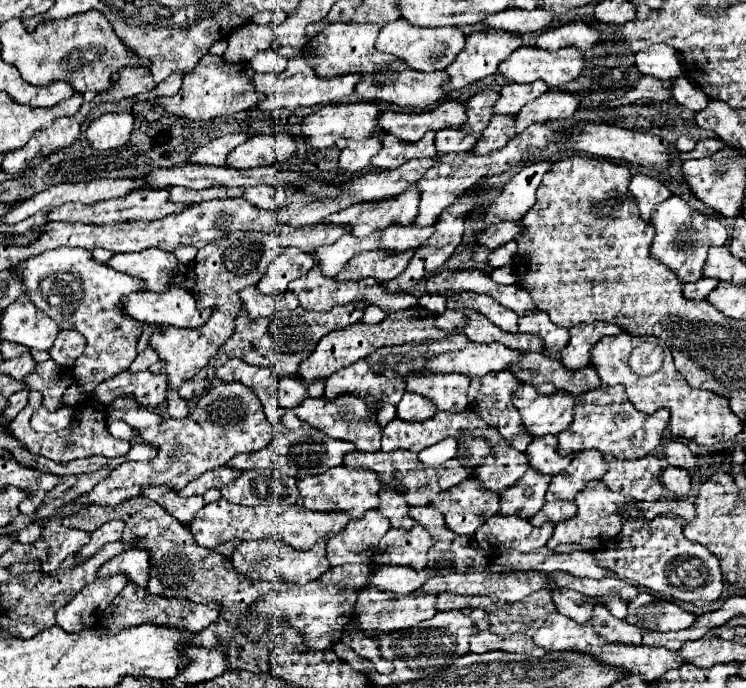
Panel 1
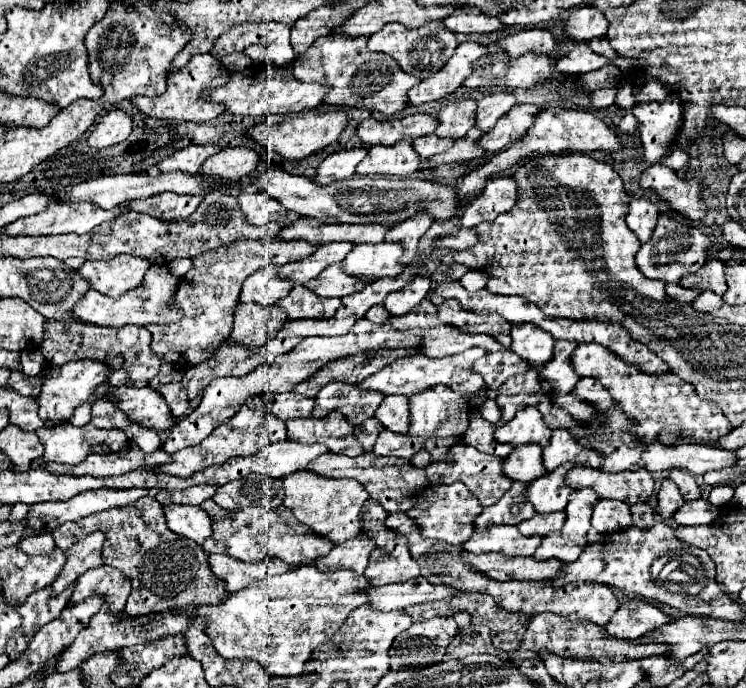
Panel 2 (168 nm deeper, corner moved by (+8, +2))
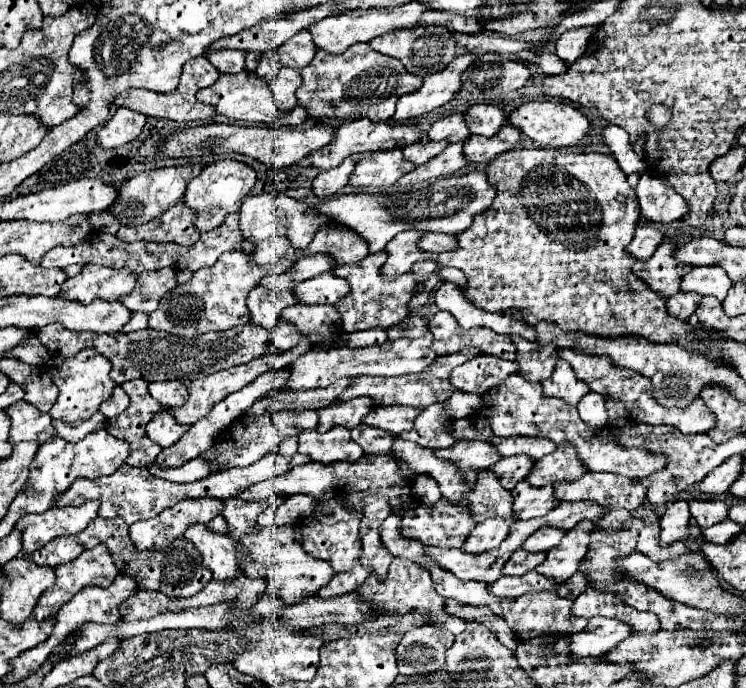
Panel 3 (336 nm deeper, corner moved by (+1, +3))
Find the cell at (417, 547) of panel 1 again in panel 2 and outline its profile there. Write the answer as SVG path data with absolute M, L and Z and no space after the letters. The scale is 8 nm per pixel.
M397 536L397 546L393 552L385 554L383 550L373 550L369 556L369 566L365 568L365 576L373 586L385 586L393 582L405 582L421 576L417 562L409 554L409 544L405 536Z

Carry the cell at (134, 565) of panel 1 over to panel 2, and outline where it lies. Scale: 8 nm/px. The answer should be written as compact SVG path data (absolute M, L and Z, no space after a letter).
M99 566L87 570L85 574L81 574L81 578L77 578L71 602L73 604L81 602L91 594L103 594L111 612L119 614L125 608L129 592L131 592L131 582L129 578L125 578L125 574L121 574L121 570L111 566Z

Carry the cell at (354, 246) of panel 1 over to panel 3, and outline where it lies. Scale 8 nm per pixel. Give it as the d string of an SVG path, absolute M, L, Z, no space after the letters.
M318 253L318 255L310 255L310 257L300 257L286 273L264 277L260 283L264 287L276 289L276 291L284 291L284 289L292 289L298 283L302 283L306 279L312 279L312 277L316 277L320 273L332 271L332 269L334 269L332 259L328 255Z

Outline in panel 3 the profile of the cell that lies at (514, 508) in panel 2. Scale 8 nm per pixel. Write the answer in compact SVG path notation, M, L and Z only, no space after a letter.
M494 517L494 519L488 519L488 521L476 525L472 529L472 533L468 535L468 541L464 543L462 549L472 555L480 555L480 553L498 549L500 543L504 541L504 537L508 535L508 529L514 521L516 521L516 517L514 519Z

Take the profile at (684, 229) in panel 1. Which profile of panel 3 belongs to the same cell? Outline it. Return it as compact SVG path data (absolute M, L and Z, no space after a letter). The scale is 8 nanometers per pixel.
M668 239L662 241L662 245L656 249L656 253L650 257L650 261L636 261L632 265L632 271L638 279L642 279L654 293L660 293L660 297L668 299L672 293L680 291L682 277L692 269L684 267L674 259L674 249Z

